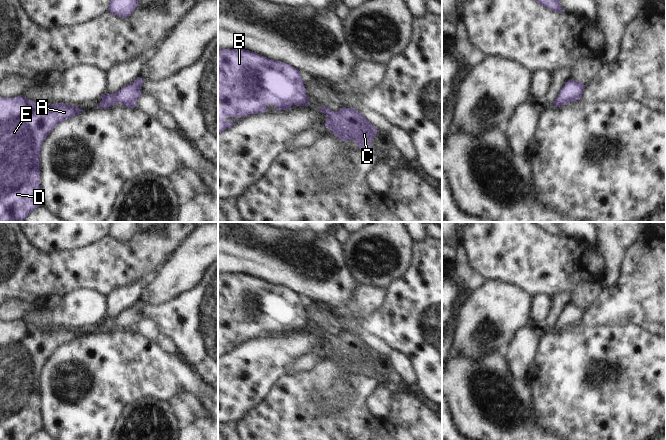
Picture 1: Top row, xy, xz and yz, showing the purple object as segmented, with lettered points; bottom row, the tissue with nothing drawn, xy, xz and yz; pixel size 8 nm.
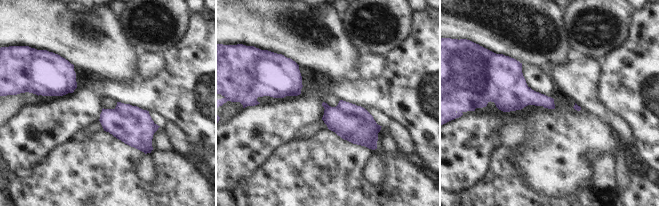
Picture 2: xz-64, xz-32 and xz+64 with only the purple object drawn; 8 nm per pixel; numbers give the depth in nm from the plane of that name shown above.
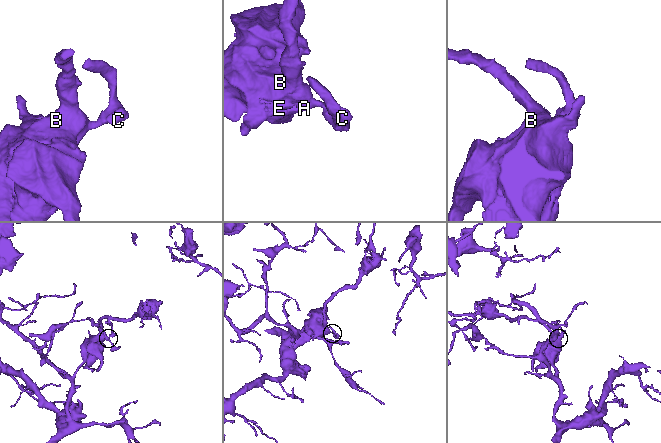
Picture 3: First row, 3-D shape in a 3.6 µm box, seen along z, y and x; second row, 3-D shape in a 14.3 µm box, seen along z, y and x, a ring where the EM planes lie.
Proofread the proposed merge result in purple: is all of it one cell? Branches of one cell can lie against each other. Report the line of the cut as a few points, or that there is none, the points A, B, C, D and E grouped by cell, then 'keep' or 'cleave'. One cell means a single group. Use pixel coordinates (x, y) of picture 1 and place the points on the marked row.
no cut | A B C D E | keep

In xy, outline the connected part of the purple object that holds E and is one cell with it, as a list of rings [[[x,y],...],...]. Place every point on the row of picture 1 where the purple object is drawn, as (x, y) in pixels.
[[[23,95],[15,98],[0,97],[0,222],[23,222],[42,204],[42,145],[58,123],[85,111],[66,103],[49,104],[50,110],[37,110],[41,105]]]

